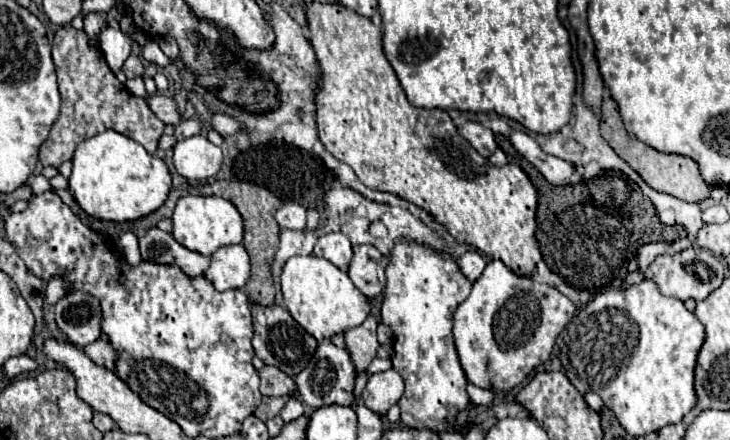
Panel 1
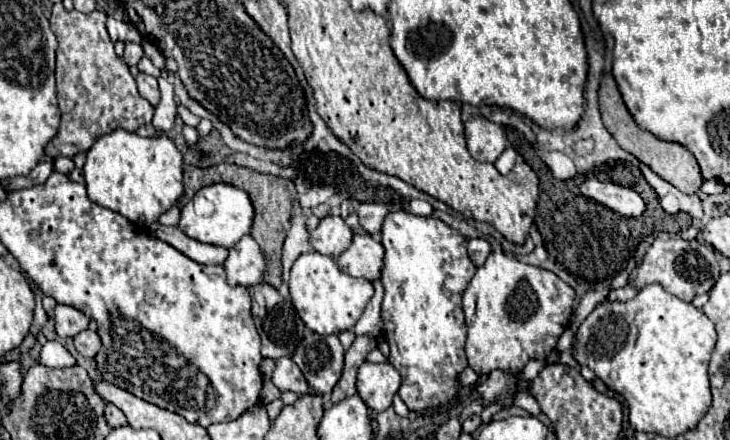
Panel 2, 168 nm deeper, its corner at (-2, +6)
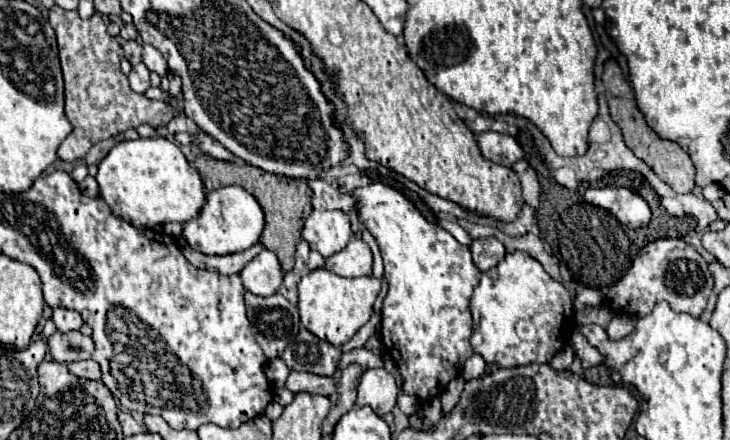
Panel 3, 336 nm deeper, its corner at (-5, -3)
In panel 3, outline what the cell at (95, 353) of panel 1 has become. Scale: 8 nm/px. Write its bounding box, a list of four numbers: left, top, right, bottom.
[48,332,94,362]

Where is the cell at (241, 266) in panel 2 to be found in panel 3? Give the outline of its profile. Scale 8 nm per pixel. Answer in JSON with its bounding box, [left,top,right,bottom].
[240,250,284,296]

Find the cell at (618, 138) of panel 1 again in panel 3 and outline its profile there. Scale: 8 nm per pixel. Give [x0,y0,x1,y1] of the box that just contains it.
[602,60,696,194]

